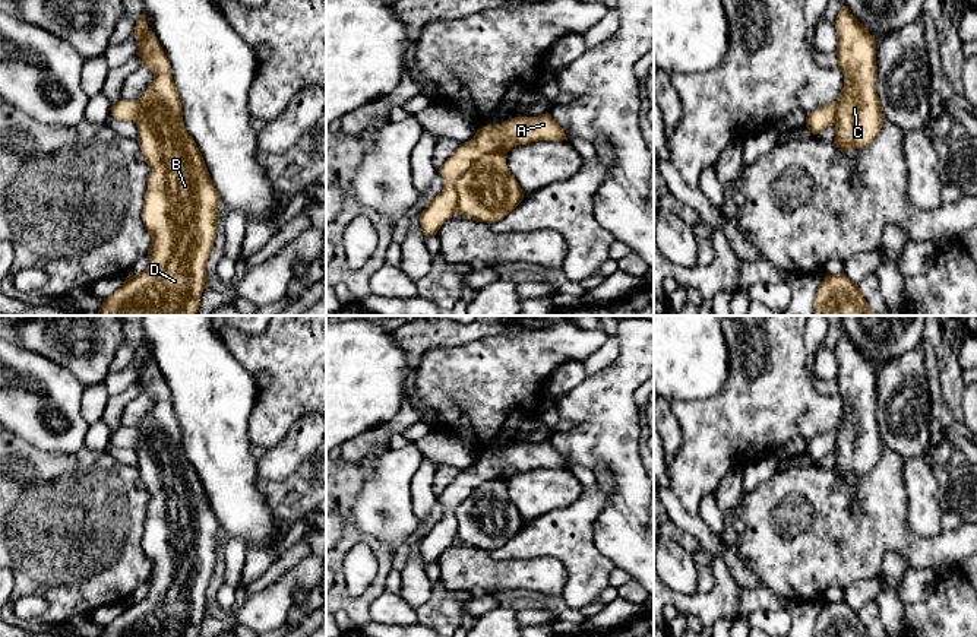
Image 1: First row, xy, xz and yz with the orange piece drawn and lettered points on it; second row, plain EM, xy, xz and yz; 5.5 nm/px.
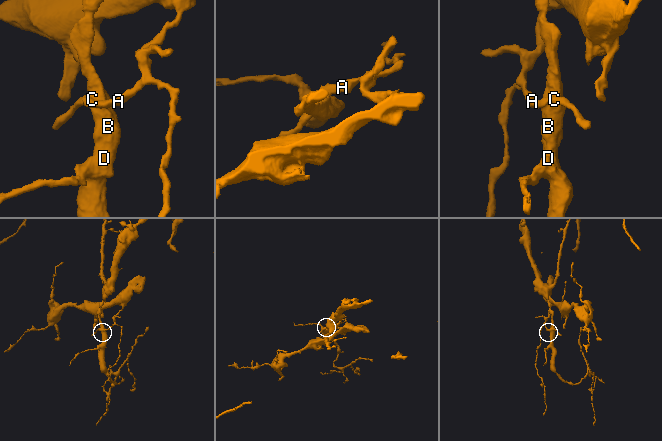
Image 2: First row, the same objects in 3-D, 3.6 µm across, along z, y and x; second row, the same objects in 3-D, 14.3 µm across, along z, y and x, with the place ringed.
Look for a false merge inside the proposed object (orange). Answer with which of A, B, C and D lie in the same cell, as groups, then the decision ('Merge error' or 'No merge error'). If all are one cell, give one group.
Groups: A / B C D. Merge error

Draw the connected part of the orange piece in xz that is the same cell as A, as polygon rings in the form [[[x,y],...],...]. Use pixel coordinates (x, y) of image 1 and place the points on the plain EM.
[[[548,440],[538,444],[515,444],[497,453],[484,453],[475,463],[462,470],[439,495],[445,511],[443,517],[426,533],[420,543],[426,564],[437,561],[440,554],[456,541],[456,506],[469,492],[490,479],[508,481],[516,472],[538,468],[567,468],[565,457]]]

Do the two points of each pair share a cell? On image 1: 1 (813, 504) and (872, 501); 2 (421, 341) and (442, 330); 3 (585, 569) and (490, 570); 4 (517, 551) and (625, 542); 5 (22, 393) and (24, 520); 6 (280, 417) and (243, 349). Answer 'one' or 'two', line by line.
1: one
2: one
3: two
4: two
5: two
6: one

